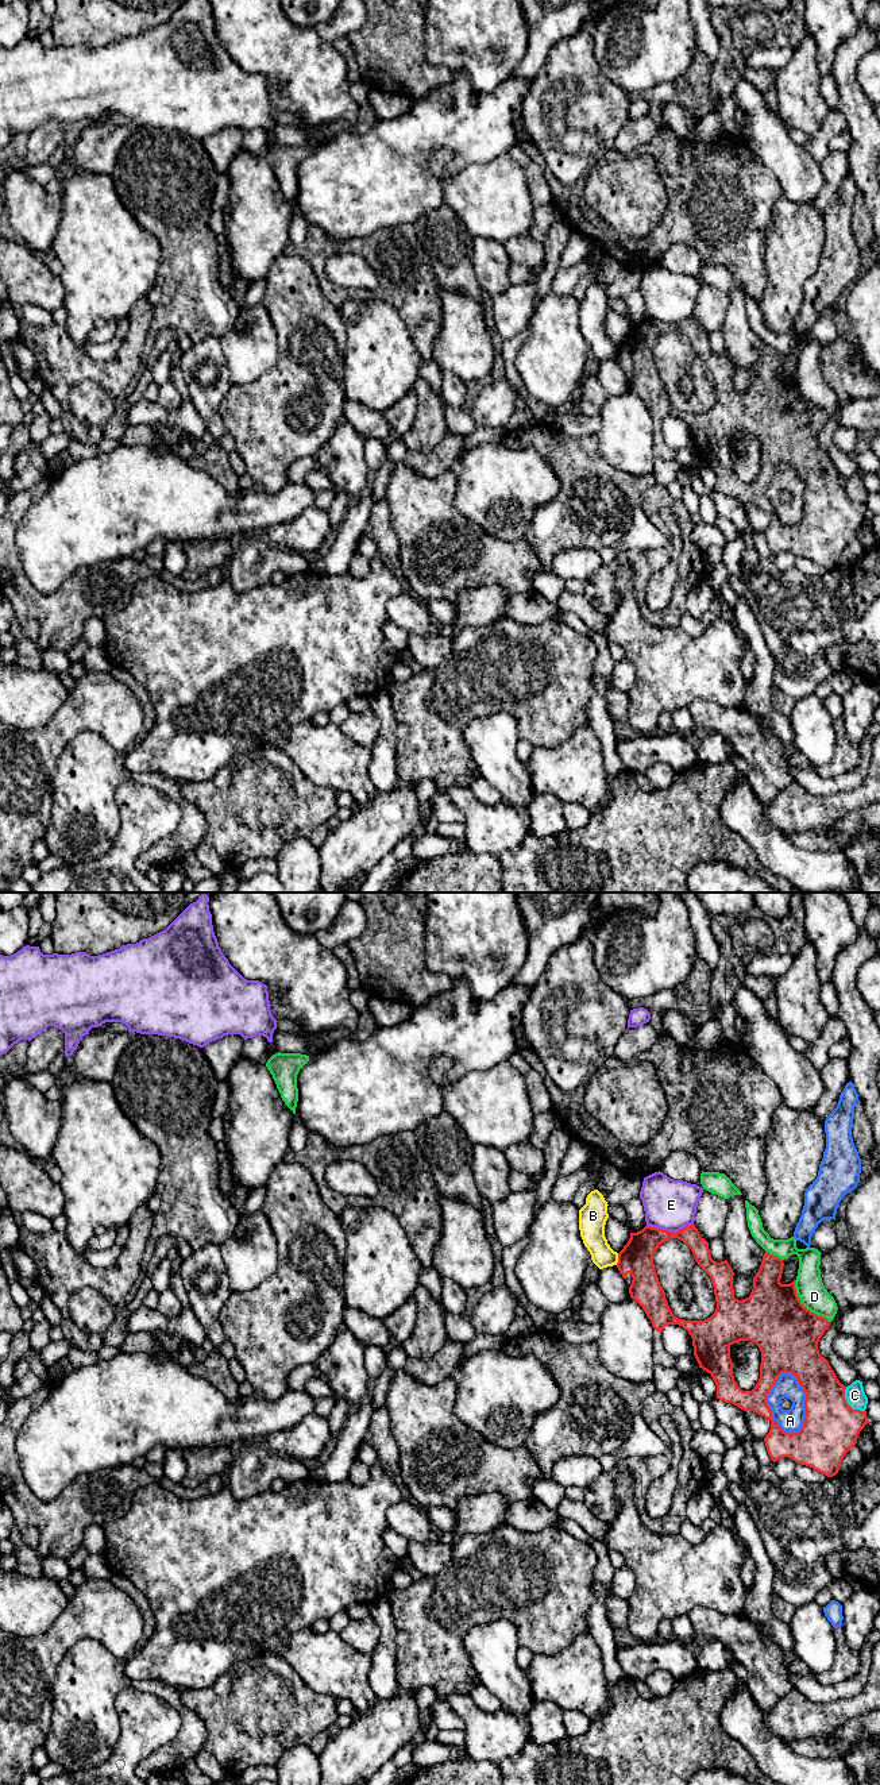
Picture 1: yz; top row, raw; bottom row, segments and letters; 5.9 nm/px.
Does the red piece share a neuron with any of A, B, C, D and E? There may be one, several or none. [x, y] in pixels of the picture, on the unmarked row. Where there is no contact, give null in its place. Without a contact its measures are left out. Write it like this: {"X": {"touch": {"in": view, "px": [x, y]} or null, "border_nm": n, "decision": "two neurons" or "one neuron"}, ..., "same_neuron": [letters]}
{"A": {"touch": {"in": "yz", "px": [805, 494]}, "border_nm": 380, "decision": "two neurons"}, "B": {"touch": {"in": "yz", "px": [618, 351]}, "border_nm": 70, "decision": "two neurons"}, "C": {"touch": {"in": "yz", "px": [846, 496]}, "border_nm": 190, "decision": "two neurons"}, "D": {"touch": {"in": "yz", "px": [803, 398]}, "border_nm": 340, "decision": "two neurons"}, "E": {"touch": {"in": "yz", "px": [670, 324]}, "border_nm": 280, "decision": "two neurons"}, "same_neuron": []}

